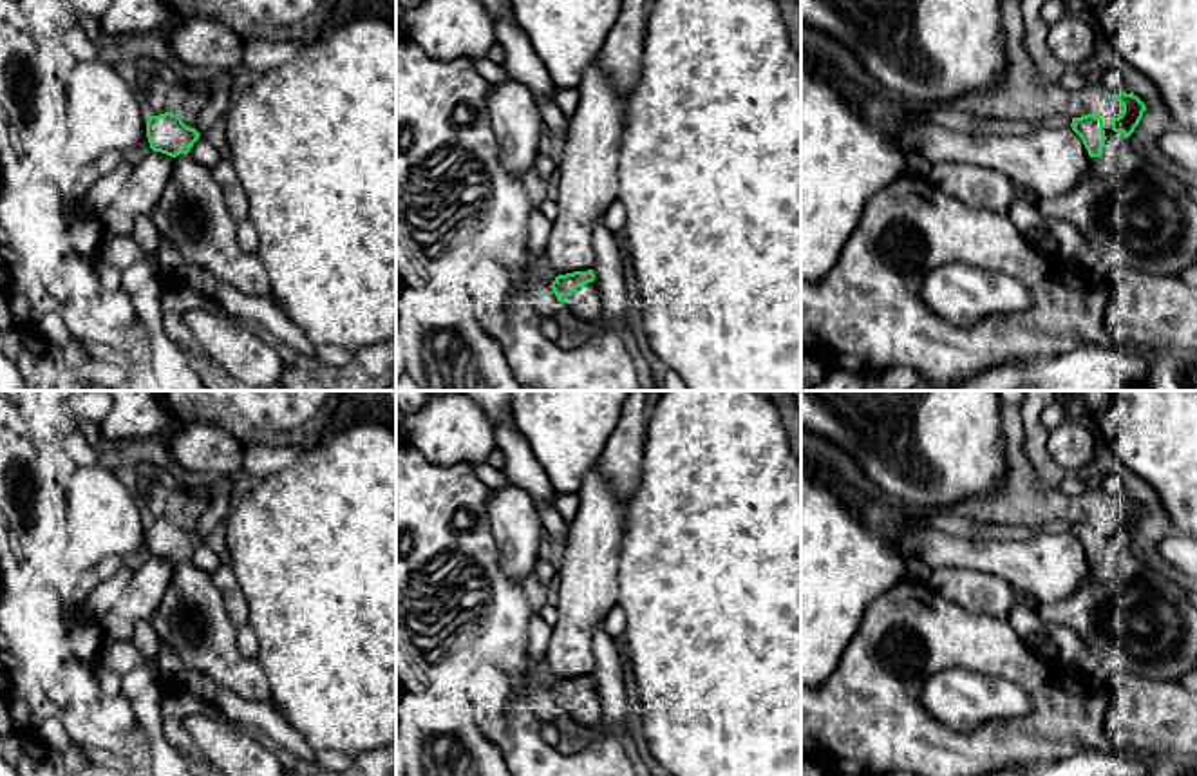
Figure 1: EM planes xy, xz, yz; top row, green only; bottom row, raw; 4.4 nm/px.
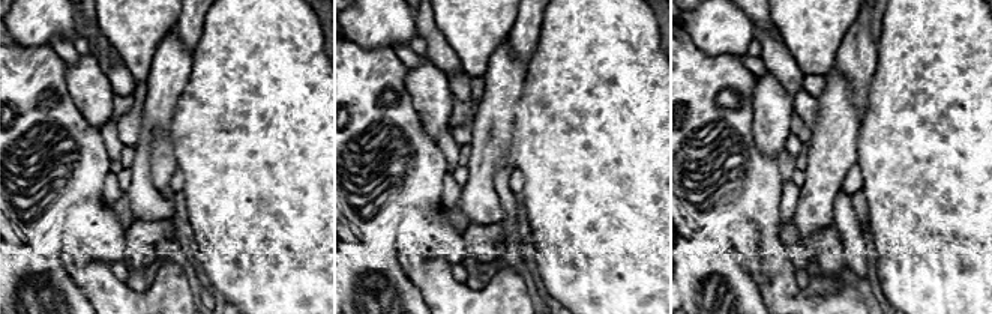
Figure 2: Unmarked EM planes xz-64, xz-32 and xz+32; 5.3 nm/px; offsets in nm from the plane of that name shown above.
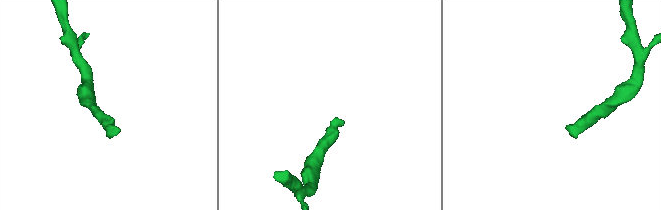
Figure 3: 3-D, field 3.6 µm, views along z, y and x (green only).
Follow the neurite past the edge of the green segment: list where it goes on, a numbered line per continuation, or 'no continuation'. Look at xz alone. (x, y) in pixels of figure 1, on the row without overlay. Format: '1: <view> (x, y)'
1: xz (584, 708)

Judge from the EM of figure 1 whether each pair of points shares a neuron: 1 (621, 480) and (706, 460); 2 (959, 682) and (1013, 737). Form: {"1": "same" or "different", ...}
{"1": "different", "2": "different"}

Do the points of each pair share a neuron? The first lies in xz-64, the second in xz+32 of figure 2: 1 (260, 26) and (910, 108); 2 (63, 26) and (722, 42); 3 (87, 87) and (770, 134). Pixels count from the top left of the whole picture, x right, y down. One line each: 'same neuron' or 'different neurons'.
1: same neuron
2: same neuron
3: same neuron

